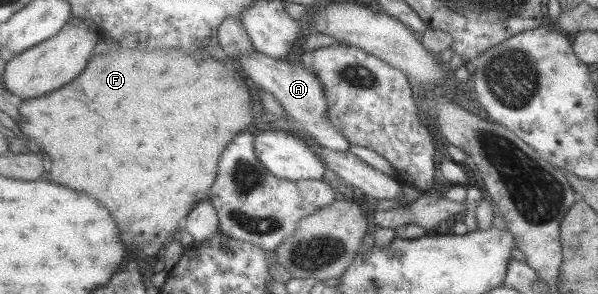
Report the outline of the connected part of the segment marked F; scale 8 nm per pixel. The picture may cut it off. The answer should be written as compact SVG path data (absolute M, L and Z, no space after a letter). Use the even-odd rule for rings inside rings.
M121 47L118 51L112 51L106 55L95 55L83 74L58 91L23 101L20 106L20 118L16 121L21 132L16 136L23 141L24 145L28 146L27 144L34 142L46 152L49 160L49 172L45 174L45 177L48 181L52 180L52 183L56 184L56 180L58 180L58 184L62 184L66 188L76 186L78 192L86 192L92 198L104 202L104 206L112 212L112 216L116 216L119 234L129 234L129 240L134 240L137 248L150 256L156 256L162 248L168 246L168 242L172 240L177 230L183 229L184 222L191 210L194 210L202 201L211 198L211 190L216 184L221 156L232 144L235 136L240 132L252 131L255 128L252 126L252 124L256 124L253 120L254 114L252 114L252 99L254 99L254 94L252 95L248 90L248 78L242 76L239 68L234 63L218 61L208 51L188 54L178 48L162 51L152 48Z

